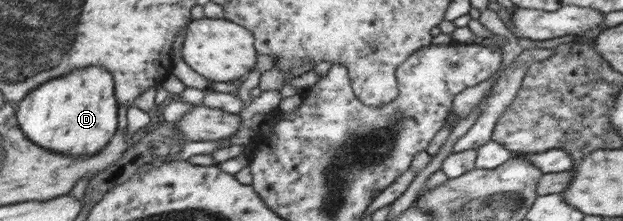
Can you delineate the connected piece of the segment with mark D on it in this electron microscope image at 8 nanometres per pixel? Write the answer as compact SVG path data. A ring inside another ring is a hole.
M103 67L75 69L71 75L51 79L32 89L18 103L19 127L37 145L69 155L93 157L107 147L118 132L119 105L113 75Z

